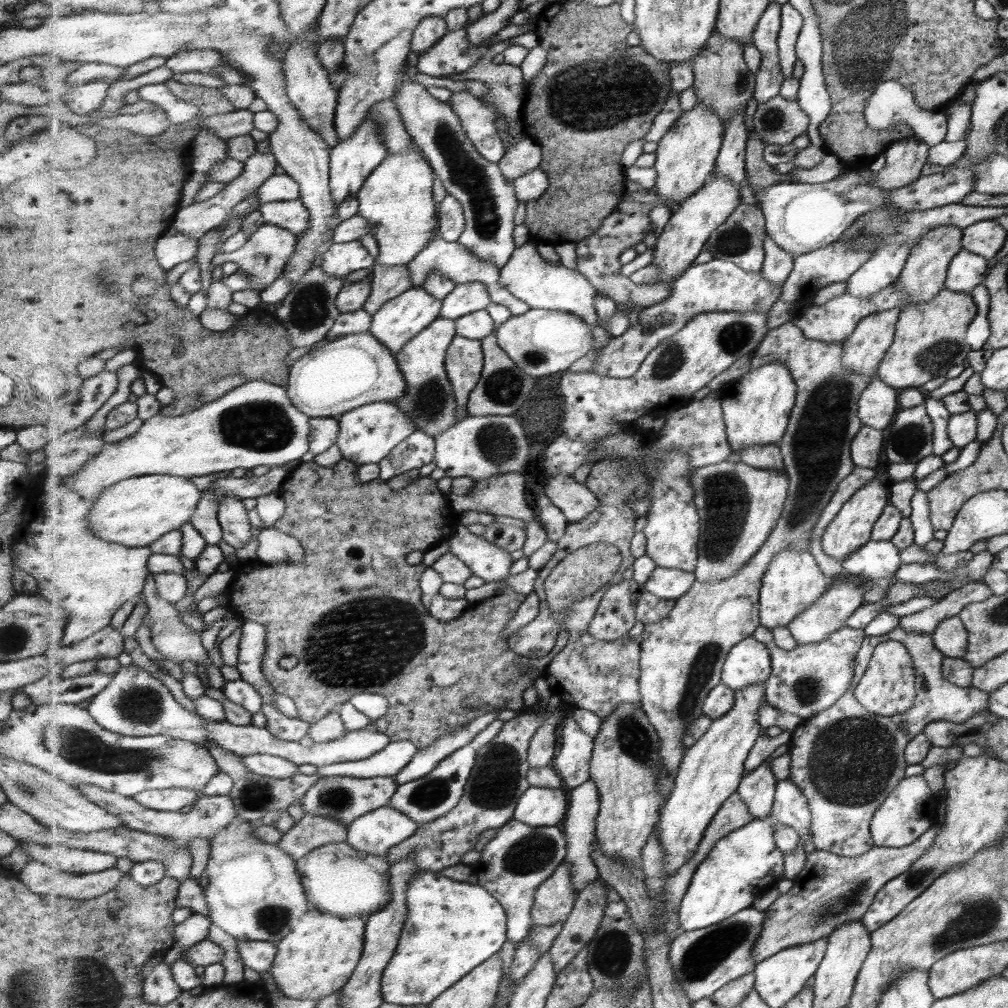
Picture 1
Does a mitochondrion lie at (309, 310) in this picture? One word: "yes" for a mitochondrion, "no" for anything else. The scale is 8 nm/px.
yes

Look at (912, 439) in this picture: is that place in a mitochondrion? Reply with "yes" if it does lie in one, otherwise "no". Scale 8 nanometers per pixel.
yes

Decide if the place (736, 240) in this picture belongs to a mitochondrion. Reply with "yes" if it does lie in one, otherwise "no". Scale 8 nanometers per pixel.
yes

